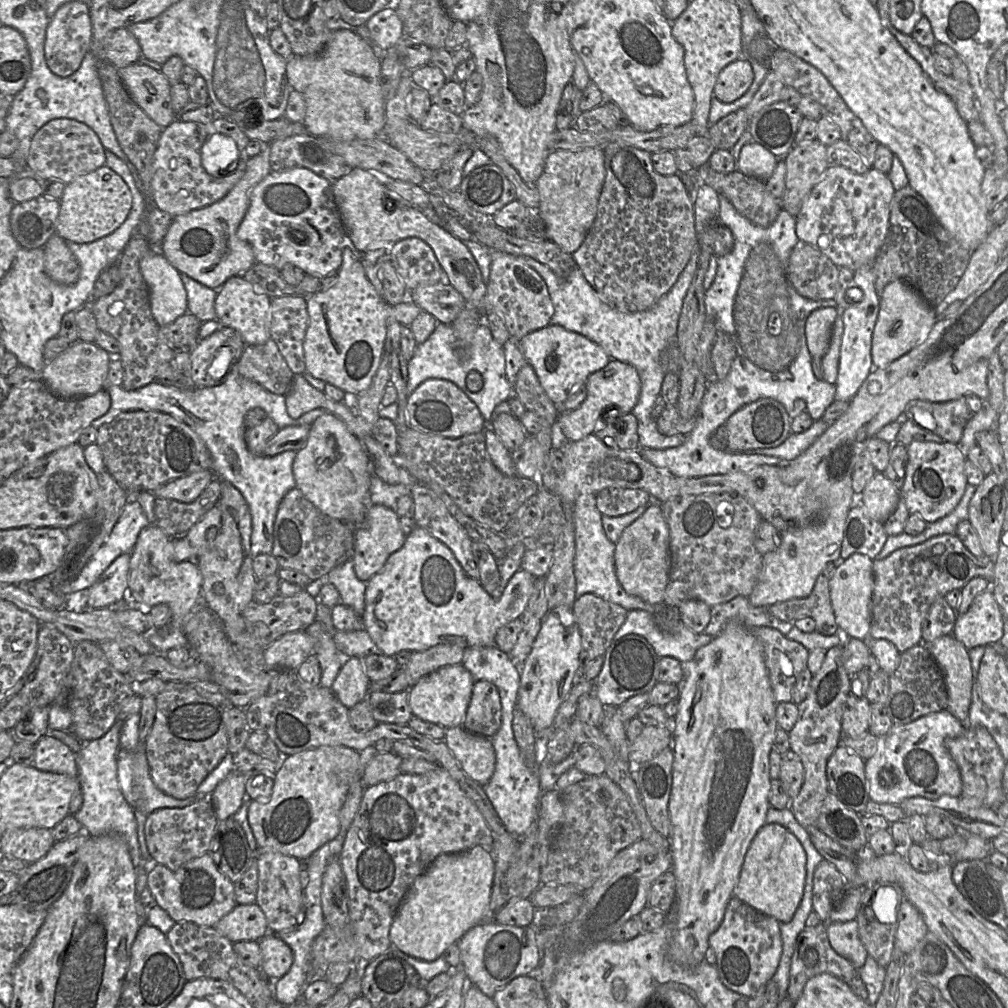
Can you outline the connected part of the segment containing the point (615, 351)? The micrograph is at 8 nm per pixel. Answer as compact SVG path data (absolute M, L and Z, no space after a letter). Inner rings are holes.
M697 243L686 267L671 289L650 309L633 313L621 312L605 303L586 280L578 265L569 277L563 279L536 259L523 257L547 285L555 309L550 325L560 325L568 331L583 335L600 345L611 359L629 363L636 368L641 380L641 392L631 412L637 419L640 448L677 447L687 439L687 435L680 433L672 436L661 434L657 429L656 420L651 416L651 411L656 397L660 394L665 375L661 365L661 354L671 341L676 340L683 301L697 270L699 255L700 244Z

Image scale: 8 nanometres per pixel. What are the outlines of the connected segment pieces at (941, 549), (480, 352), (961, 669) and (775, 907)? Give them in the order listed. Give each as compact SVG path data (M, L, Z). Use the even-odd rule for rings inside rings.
M942 534L923 543L900 548L884 559L873 560L874 587L871 600L871 626L869 640L884 639L893 643L900 653L922 642L922 623L930 606L939 597L954 589L962 589L971 579L994 579L994 559L977 558L954 534Z
M482 315L482 323L471 343L457 338L450 324L437 322L430 336L416 345L407 364L408 393L430 378L446 379L456 384L477 405L486 422L492 422L493 411L498 404L514 395L514 387L508 381L505 371L504 347L493 338L486 315ZM471 371L479 372L483 379L483 387L477 392L470 391L466 386L466 377Z
M952 634L924 644L943 674L947 694L947 710L966 728L972 698L972 668L969 650Z
M766 823L746 852L733 896L780 923L789 922L803 897L806 861L806 852L792 832L780 824Z

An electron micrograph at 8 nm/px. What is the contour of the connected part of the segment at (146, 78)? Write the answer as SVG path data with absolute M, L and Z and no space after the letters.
M132 63L117 69L131 99L162 129L175 120L172 108L171 84L161 71Z

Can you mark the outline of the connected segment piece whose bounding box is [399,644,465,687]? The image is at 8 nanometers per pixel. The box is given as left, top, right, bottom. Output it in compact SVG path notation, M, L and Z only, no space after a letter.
M438 644L421 652L412 652L407 664L399 666L407 677L409 687L422 677L442 667L462 662L465 648L456 644Z

